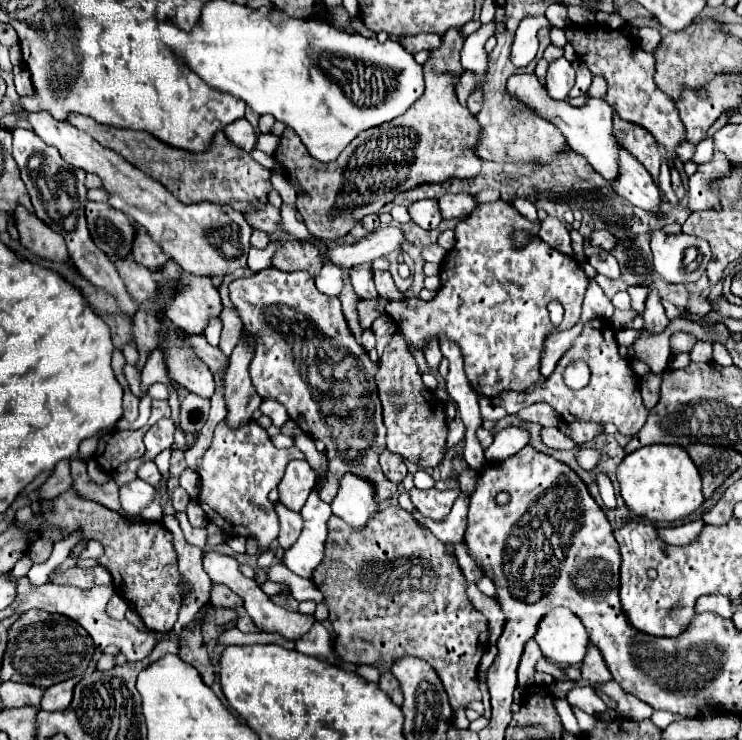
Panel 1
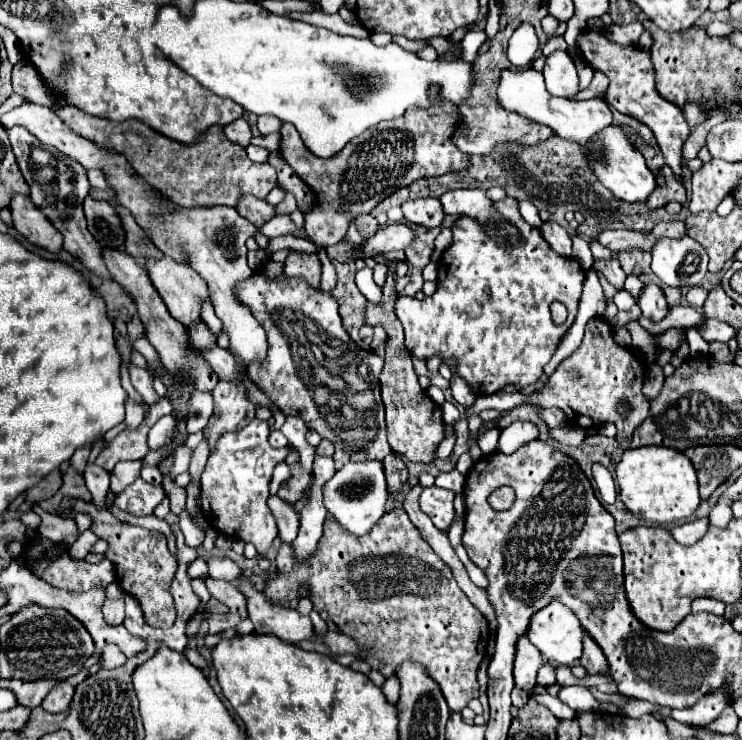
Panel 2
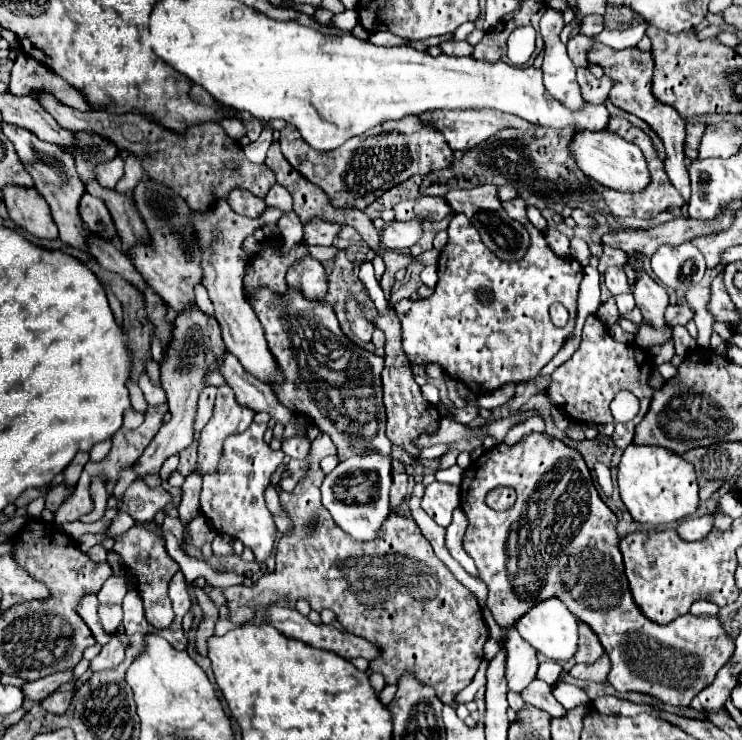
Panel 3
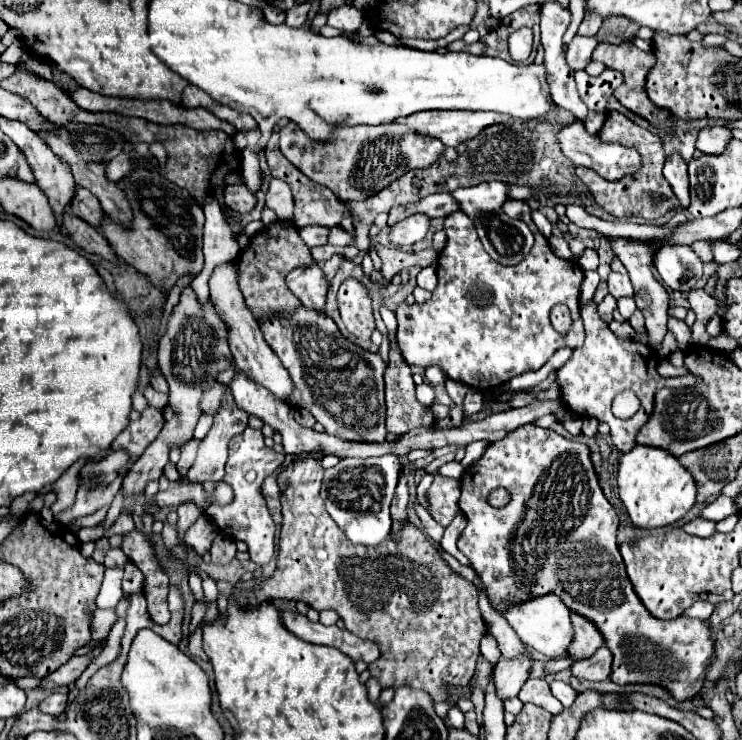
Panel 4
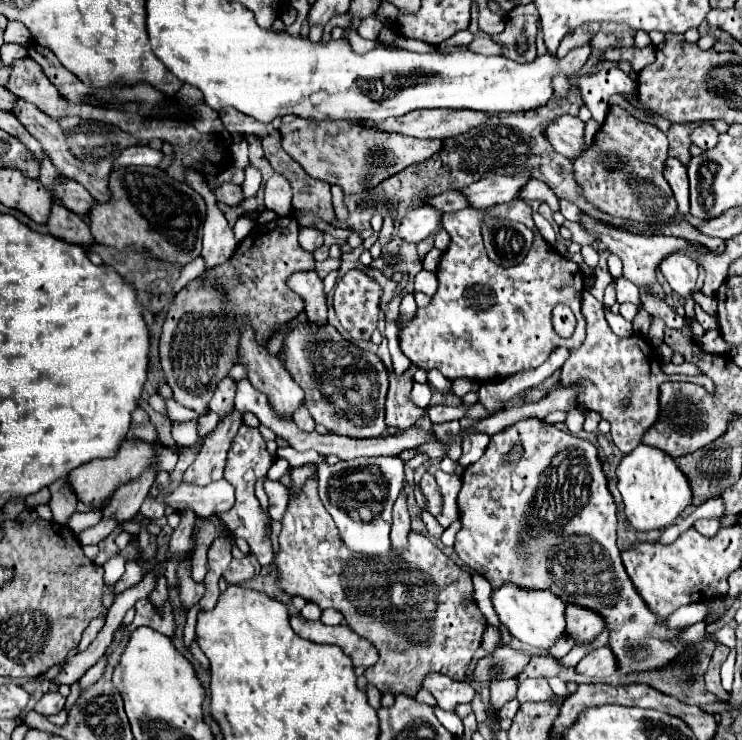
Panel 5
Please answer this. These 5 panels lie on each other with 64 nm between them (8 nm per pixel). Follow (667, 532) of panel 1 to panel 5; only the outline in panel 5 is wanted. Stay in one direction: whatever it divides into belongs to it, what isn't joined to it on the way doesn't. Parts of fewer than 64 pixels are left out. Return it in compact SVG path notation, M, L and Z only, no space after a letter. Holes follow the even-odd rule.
M708 518L708 520L696 520L694 522L694 528L706 536L706 538L712 538L716 536L716 532L720 530L720 518Z

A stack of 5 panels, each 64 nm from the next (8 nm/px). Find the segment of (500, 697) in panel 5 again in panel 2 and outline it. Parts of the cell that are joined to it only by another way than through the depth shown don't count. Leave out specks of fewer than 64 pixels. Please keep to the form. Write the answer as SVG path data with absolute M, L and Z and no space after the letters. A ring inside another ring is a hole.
M520 636L516 642L516 654L514 654L514 684L516 688L528 692L536 684L536 672L542 666L540 650L530 644L526 636Z

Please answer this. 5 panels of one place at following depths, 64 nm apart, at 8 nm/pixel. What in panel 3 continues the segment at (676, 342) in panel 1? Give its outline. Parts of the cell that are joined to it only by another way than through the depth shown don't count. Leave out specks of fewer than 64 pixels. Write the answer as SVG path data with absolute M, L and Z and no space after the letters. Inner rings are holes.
M641 324L634 342L644 350L648 350L655 345L662 345L672 338L672 330L666 327L662 330L655 330L647 324Z

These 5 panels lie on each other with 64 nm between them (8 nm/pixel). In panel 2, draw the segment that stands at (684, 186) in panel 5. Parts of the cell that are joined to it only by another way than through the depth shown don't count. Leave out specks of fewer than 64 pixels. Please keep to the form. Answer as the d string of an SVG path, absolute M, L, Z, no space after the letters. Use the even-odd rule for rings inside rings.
M584 30L578 36L576 44L580 46L586 62L594 70L600 70L610 78L610 88L606 92L606 102L610 106L614 106L618 112L638 118L640 122L644 122L654 132L654 136L660 144L660 150L666 158L666 164L672 168L676 180L682 182L682 144L688 138L690 128L688 128L688 122L684 120L682 110L676 108L674 104L668 104L668 100L664 100L656 92L650 52L644 52L638 46L612 44L602 36L602 32L592 32L592 30Z

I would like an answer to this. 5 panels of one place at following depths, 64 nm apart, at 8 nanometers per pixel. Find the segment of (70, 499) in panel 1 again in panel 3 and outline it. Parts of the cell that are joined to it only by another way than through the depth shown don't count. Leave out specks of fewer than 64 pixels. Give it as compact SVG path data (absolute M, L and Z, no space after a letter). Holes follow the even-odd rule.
M132 526L126 534L116 536L114 550L122 556L124 564L128 566L128 570L136 578L138 592L144 600L146 620L156 628L166 628L174 620L172 604L170 604L170 598L168 598L168 582L178 572L178 564L166 554L162 538L158 538L158 534L152 534L142 526Z

